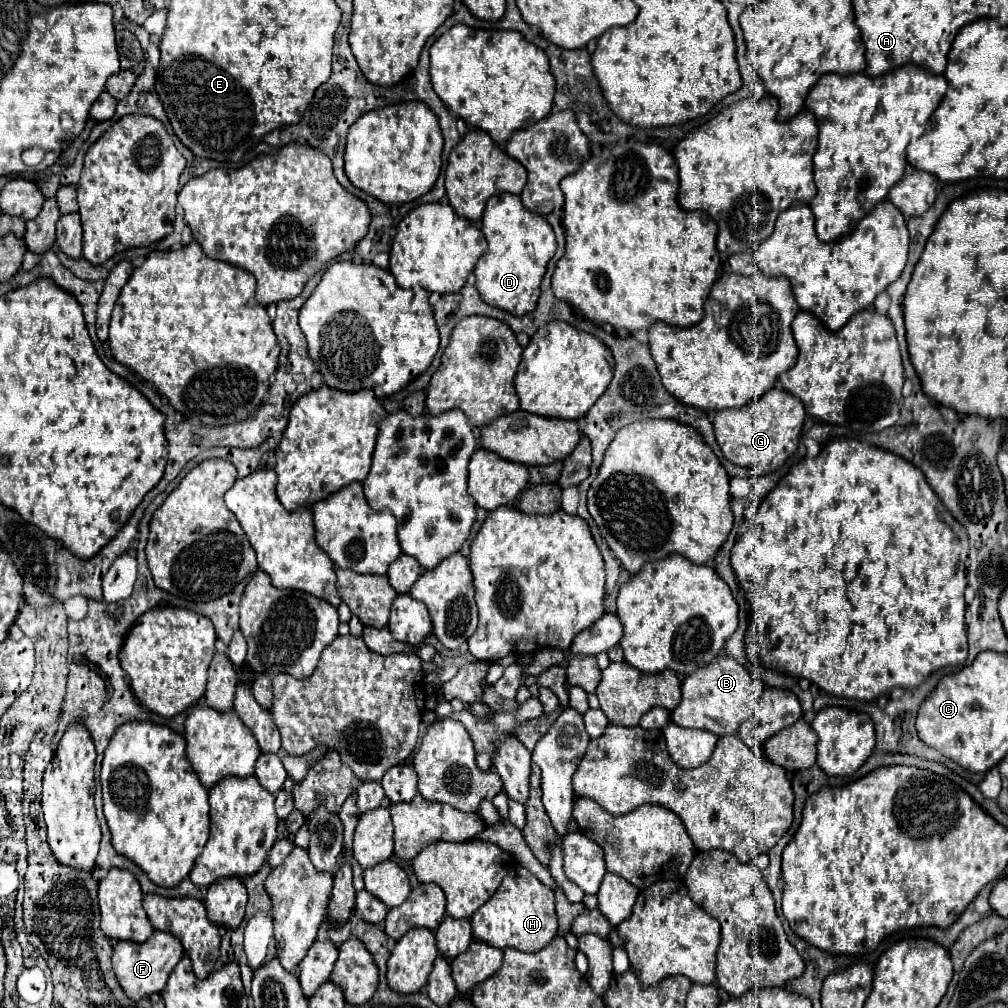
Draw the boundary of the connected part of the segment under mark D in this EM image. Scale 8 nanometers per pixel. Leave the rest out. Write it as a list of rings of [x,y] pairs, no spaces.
[[[500,192],[488,200],[480,230],[488,242],[488,250],[474,268],[480,298],[514,316],[532,312],[540,296],[540,282],[544,278],[546,264],[556,252],[556,236],[550,224],[542,216],[532,216],[516,194]]]

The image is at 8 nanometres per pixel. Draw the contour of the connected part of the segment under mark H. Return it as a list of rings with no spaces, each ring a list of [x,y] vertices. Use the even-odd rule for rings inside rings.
[[[518,864],[502,880],[492,900],[488,900],[488,904],[484,904],[484,908],[480,908],[476,916],[472,916],[470,924],[474,940],[486,942],[488,946],[500,950],[514,948],[520,952],[538,952],[546,944],[550,944],[558,934],[554,892],[544,886],[530,870]]]

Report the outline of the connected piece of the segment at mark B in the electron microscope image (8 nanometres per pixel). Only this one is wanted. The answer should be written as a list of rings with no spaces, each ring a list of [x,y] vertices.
[[[722,652],[712,664],[698,668],[682,682],[682,702],[672,712],[672,722],[682,728],[706,730],[716,736],[736,734],[738,726],[752,716],[760,694],[762,686],[748,674],[748,670]]]

